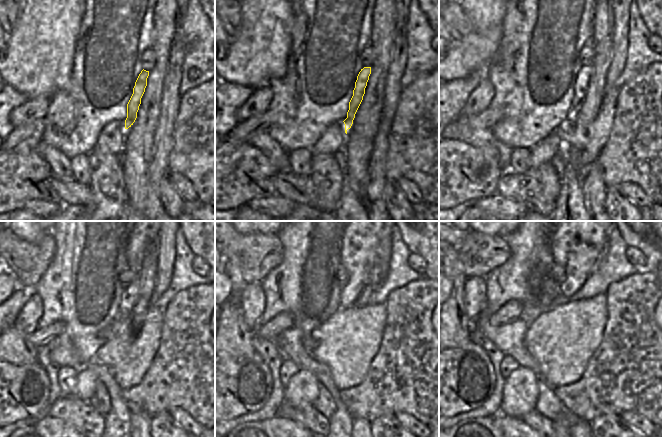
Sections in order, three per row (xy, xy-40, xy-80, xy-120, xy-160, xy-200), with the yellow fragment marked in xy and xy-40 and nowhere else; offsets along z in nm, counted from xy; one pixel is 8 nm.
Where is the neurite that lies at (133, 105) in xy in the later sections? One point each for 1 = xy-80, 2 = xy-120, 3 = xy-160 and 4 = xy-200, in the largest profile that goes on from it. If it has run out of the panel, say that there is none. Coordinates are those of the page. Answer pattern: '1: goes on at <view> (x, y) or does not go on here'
1: goes on at xy-80 (582, 83)
2: goes on at xy-120 (131, 295)
3: goes on at xy-160 (359, 241)
4: goes on at xy-200 (577, 241)

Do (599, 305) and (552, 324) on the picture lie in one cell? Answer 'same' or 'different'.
same

